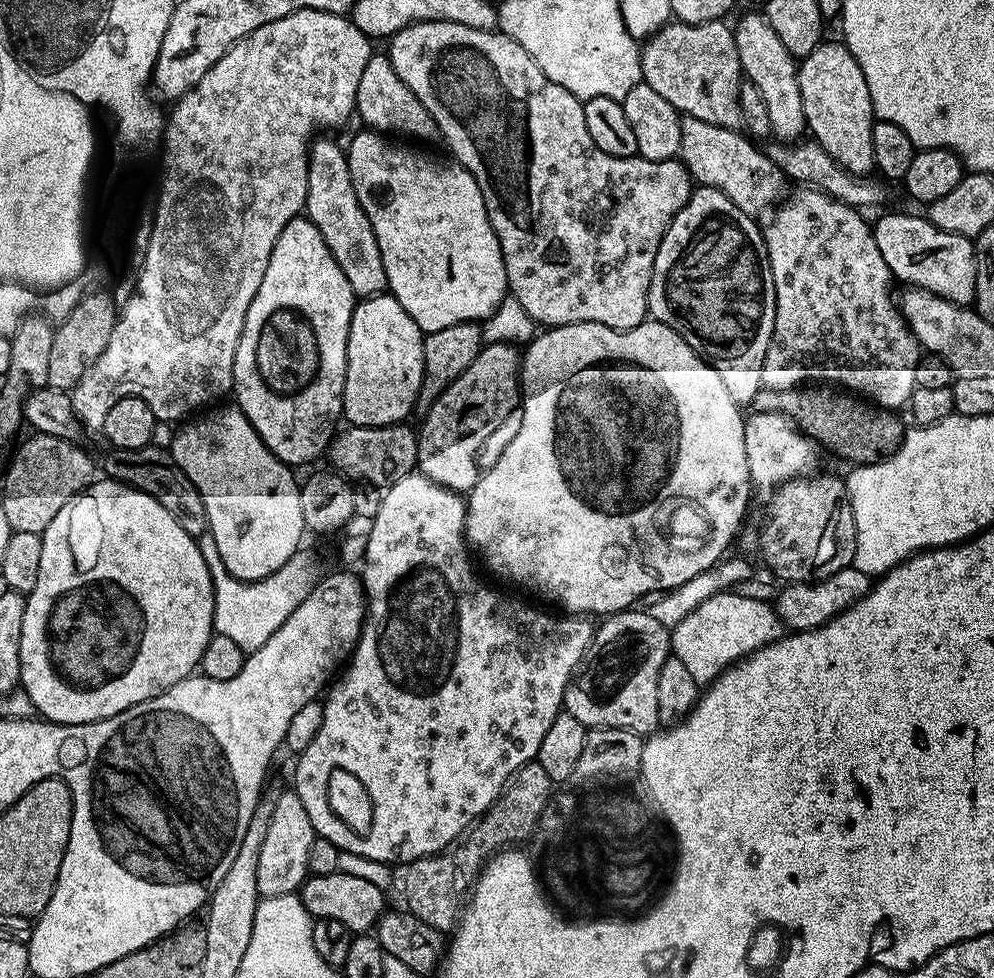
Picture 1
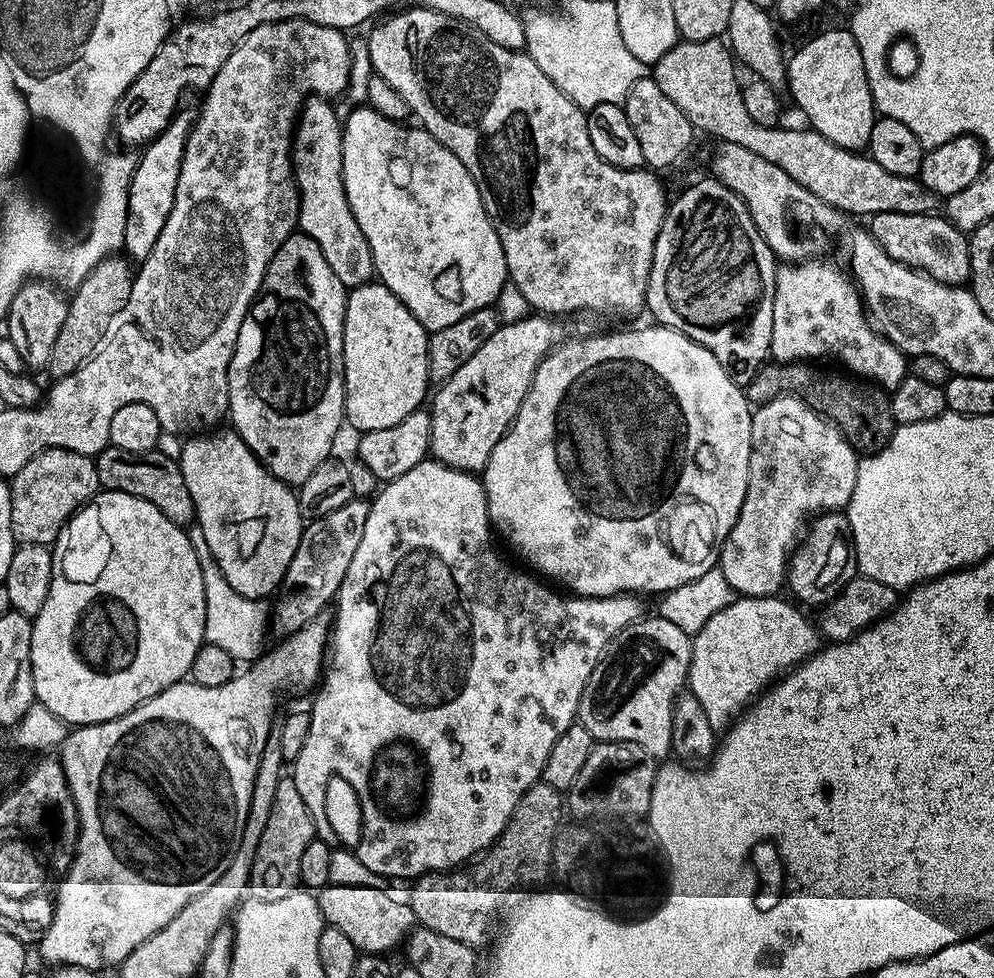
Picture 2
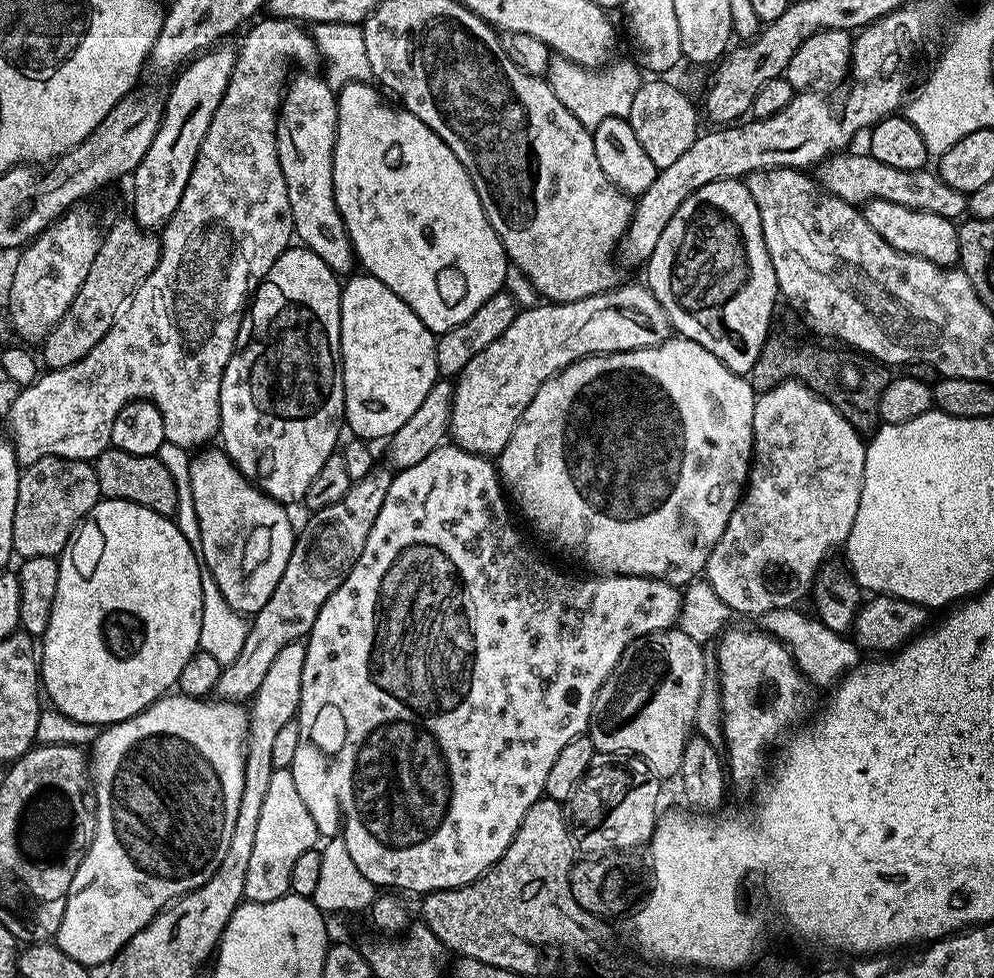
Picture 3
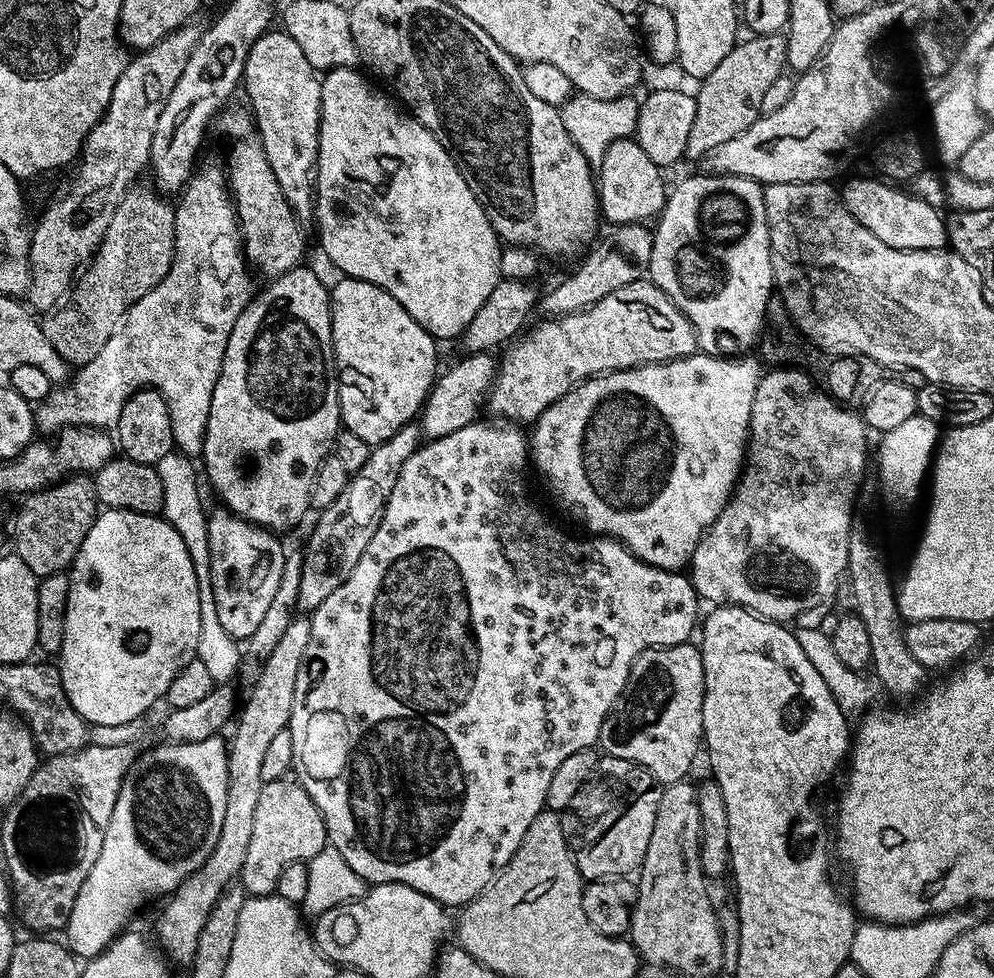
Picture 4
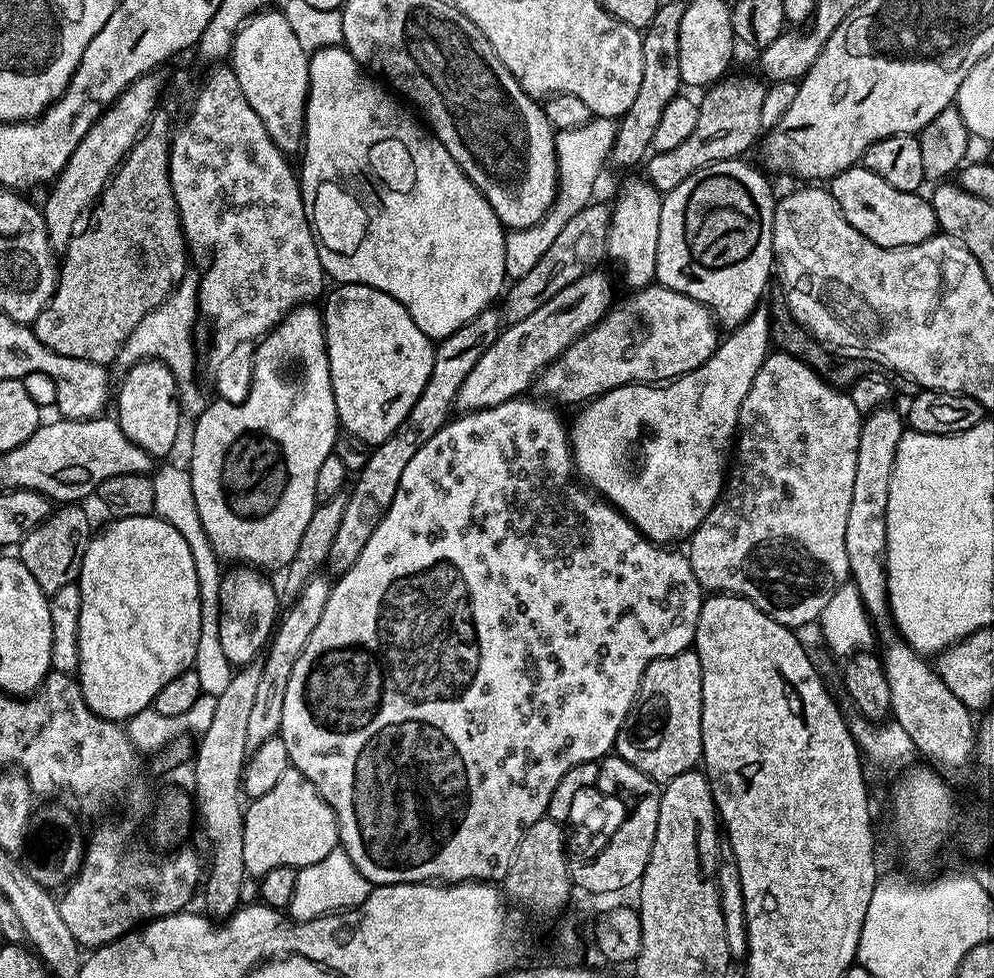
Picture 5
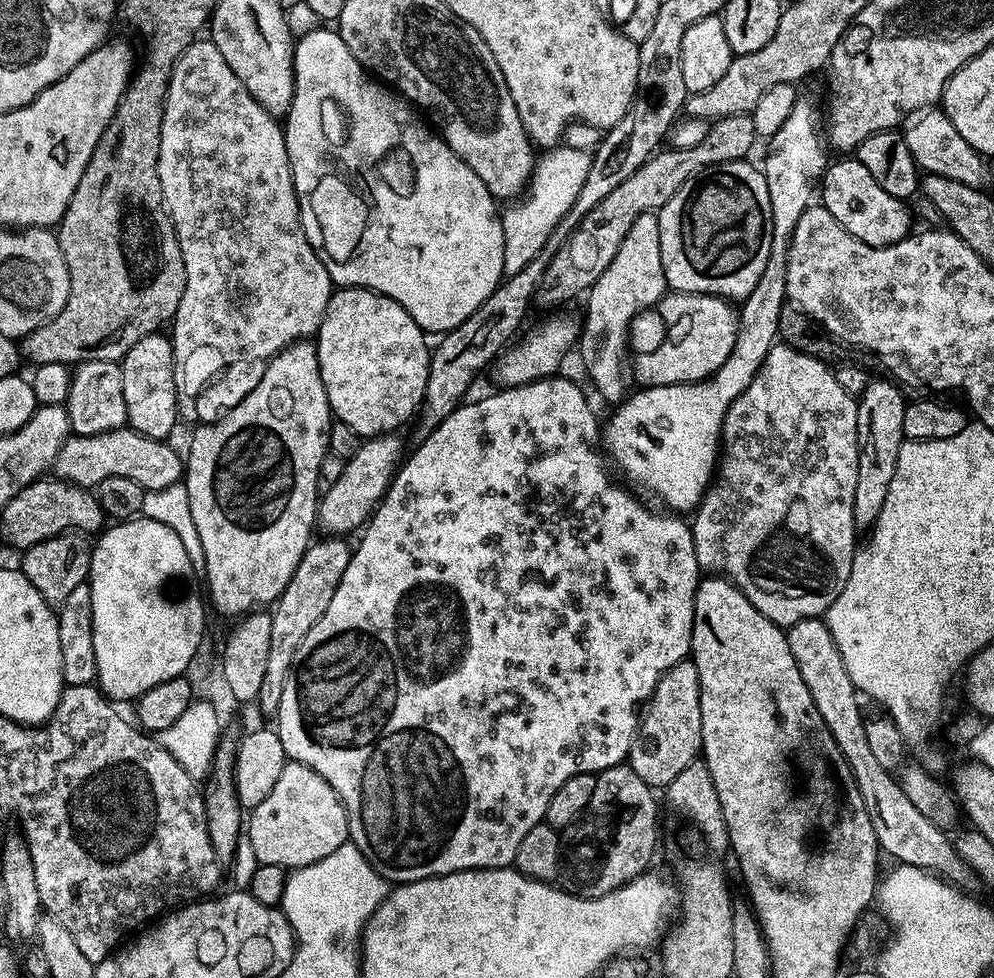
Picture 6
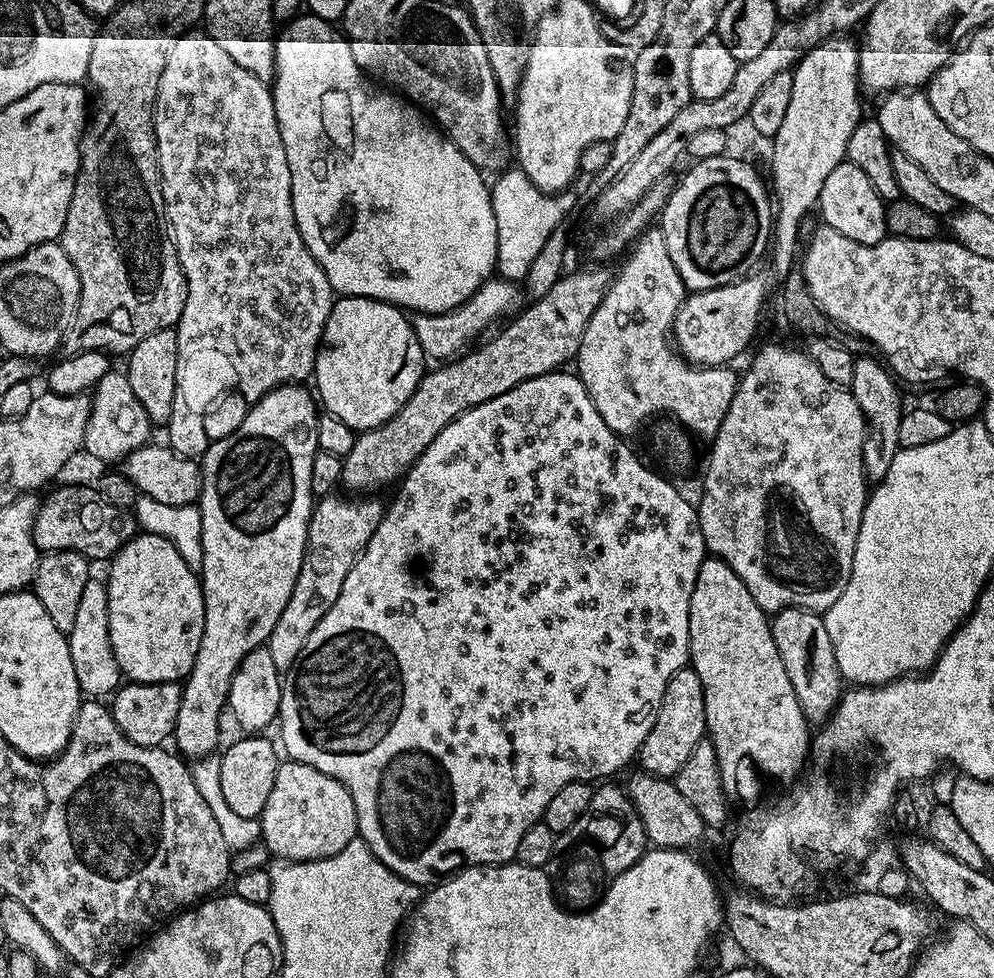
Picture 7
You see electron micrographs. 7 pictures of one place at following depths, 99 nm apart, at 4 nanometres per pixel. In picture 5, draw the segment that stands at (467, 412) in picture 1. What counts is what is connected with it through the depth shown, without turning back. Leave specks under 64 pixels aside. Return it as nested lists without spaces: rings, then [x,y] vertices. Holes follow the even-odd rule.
[[[659,282],[633,291],[631,295],[621,308],[613,307],[555,362],[545,366],[538,377],[541,397],[549,396],[544,398],[557,400],[552,401],[557,405],[580,406],[618,386],[657,385],[674,380],[702,366],[715,354],[722,336],[712,313],[703,304]]]

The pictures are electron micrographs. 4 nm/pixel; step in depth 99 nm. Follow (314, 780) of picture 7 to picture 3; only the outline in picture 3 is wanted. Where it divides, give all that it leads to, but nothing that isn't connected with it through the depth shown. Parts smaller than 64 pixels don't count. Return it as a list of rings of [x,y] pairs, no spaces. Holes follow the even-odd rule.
[[[276,768],[270,774],[266,799],[258,817],[258,827],[254,833],[254,847],[250,853],[250,863],[246,870],[244,900],[254,903],[274,902],[290,892],[290,873],[294,862],[306,850],[317,847],[318,833],[306,802],[298,795],[291,768]]]

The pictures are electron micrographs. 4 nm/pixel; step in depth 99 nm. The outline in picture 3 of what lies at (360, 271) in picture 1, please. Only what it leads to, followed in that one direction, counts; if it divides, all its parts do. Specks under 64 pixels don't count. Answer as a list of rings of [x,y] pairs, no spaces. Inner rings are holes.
[[[308,70],[297,73],[287,81],[280,112],[276,115],[278,162],[282,166],[282,178],[286,178],[292,231],[295,239],[318,254],[332,272],[348,274],[357,267],[358,261],[344,219],[334,202],[334,142],[338,126],[336,93],[328,87],[323,75],[311,76],[313,73]]]

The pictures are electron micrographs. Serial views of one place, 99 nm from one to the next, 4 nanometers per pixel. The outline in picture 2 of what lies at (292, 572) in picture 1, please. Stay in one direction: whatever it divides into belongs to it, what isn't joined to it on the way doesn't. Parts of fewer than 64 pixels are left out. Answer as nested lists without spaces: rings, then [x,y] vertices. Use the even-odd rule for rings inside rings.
[[[189,527],[187,533],[190,546],[194,546],[194,554],[198,554],[198,566],[202,566],[202,582],[206,590],[205,641],[226,650],[226,654],[230,654],[237,662],[255,661],[266,648],[264,635],[267,637],[270,632],[269,605],[264,600],[246,598],[232,589],[230,582],[226,582],[214,554],[210,554],[210,546],[200,527]]]

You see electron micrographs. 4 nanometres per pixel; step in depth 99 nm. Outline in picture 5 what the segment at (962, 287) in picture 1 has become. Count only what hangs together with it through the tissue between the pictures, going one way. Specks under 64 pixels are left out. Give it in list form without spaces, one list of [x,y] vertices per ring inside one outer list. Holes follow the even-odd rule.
[[[863,166],[842,170],[842,174],[832,177],[830,191],[834,202],[838,202],[846,222],[850,222],[850,226],[854,226],[858,234],[870,238],[870,242],[878,246],[914,246],[937,235],[938,225],[931,203],[925,197],[923,200],[923,195],[915,192],[894,190],[894,186],[889,186],[885,180],[878,178],[874,170]]]

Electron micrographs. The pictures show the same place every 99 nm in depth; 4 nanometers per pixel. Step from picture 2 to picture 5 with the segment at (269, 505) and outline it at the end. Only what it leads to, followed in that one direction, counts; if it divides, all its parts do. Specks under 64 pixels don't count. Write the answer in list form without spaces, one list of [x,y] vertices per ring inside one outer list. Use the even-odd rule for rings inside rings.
[[[232,566],[232,568],[223,573],[220,577],[220,625],[218,626],[218,639],[222,642],[222,650],[226,653],[226,658],[233,666],[243,666],[246,664],[253,663],[267,649],[269,641],[271,640],[274,629],[278,623],[278,611],[276,612],[276,592],[278,596],[278,588],[271,584],[267,580],[265,573],[259,568],[254,568],[251,566]]]

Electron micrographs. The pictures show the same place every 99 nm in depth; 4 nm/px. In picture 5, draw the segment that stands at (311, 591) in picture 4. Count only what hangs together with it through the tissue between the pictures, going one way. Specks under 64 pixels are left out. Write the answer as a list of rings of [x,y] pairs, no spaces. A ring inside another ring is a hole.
[[[492,306],[485,308],[483,312],[470,318],[470,322],[454,330],[454,334],[435,345],[430,378],[422,394],[418,394],[418,402],[414,402],[402,426],[398,426],[398,430],[394,430],[390,438],[371,449],[369,461],[358,473],[360,481],[353,488],[352,494],[347,495],[342,523],[338,525],[338,534],[334,534],[334,542],[330,545],[326,568],[333,577],[343,576],[346,570],[350,570],[350,566],[354,566],[354,562],[358,562],[362,546],[370,542],[370,534],[374,534],[381,516],[390,506],[394,486],[402,482],[402,470],[406,470],[410,458],[414,458],[414,454],[418,454],[418,450],[422,450],[422,446],[426,446],[426,442],[430,442],[430,438],[434,438],[434,434],[438,434],[438,430],[448,423],[448,411],[453,411],[458,390],[462,390],[462,382],[466,382],[466,374],[470,374],[470,370],[478,366],[478,358],[482,358],[482,354],[486,354],[486,350],[490,350],[490,346],[494,346],[500,336],[502,316],[494,309]]]

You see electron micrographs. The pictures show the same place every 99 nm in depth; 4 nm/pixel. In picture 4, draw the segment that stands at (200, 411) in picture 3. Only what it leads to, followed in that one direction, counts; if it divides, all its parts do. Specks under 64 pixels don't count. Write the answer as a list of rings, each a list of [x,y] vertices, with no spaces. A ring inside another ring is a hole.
[[[202,168],[184,185],[178,196],[180,204],[175,205],[174,258],[166,278],[162,278],[154,290],[142,294],[138,302],[129,306],[110,342],[106,342],[106,346],[102,346],[90,362],[79,365],[67,383],[53,387],[35,405],[35,427],[40,432],[55,434],[63,428],[115,429],[122,406],[126,406],[129,398],[144,388],[152,388],[162,394],[170,410],[173,445],[189,458],[199,457],[203,453],[210,402],[222,370],[226,342],[230,342],[234,322],[238,322],[242,310],[252,303],[254,291],[252,280],[244,269],[246,257],[240,234],[240,218],[236,215],[236,205],[232,203],[225,169]]]

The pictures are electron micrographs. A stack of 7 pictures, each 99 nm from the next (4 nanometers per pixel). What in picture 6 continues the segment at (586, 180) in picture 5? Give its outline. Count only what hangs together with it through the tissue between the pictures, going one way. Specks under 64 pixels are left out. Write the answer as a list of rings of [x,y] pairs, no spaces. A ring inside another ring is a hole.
[[[557,146],[545,156],[548,156],[545,160],[543,157],[542,160],[545,178],[560,181],[549,190],[548,196],[532,196],[529,200],[521,199],[519,202],[505,207],[500,217],[504,231],[505,277],[518,274],[518,270],[525,268],[539,254],[546,238],[550,238],[554,226],[558,226],[558,222],[566,214],[568,205],[574,198],[578,198],[578,190],[582,190],[582,186],[586,182],[586,174],[590,174],[592,152],[583,147]]]

